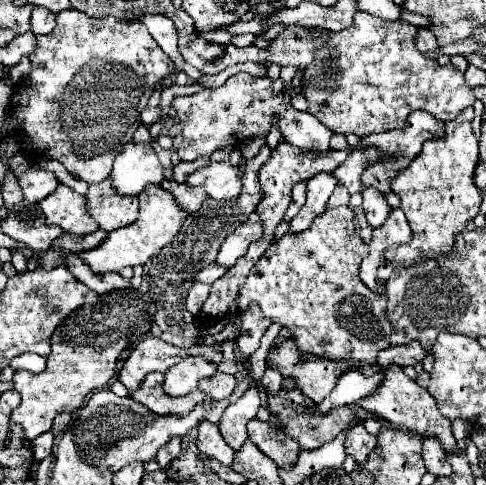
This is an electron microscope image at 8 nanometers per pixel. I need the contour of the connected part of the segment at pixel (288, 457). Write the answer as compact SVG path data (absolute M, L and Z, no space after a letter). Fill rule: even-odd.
M251 419L247 431L249 431L249 439L281 469L289 469L295 465L299 455L299 443L289 435L285 435L281 427L273 423L263 423L259 419Z

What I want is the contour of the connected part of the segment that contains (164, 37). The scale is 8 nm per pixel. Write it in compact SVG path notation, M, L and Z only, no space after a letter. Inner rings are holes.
M127 11L125 16L129 20L143 21L151 33L151 37L157 41L157 45L173 59L173 63L183 63L183 57L177 49L177 31L171 19L160 14L145 13L139 15L133 11Z

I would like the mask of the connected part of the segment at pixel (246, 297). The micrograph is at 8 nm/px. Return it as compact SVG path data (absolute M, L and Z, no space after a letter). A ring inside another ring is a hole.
M335 207L323 215L319 215L309 231L299 235L285 235L279 243L271 245L263 257L251 269L245 285L239 291L239 311L245 311L251 301L257 301L263 315L271 317L271 321L281 323L291 331L297 347L303 353L325 357L333 361L357 359L375 363L377 353L387 349L391 337L391 323L387 319L387 299L383 293L375 293L367 289L359 279L359 265L363 257L369 253L367 243L361 237L349 235L347 223L355 221L355 213L349 207Z

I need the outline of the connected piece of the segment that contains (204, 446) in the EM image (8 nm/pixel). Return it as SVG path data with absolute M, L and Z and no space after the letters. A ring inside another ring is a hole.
M203 421L203 423L199 425L197 445L199 445L199 451L201 451L205 457L217 459L217 461L223 463L223 465L233 465L235 451L225 443L225 439L221 437L217 425L213 425L213 423L209 423L209 421Z

